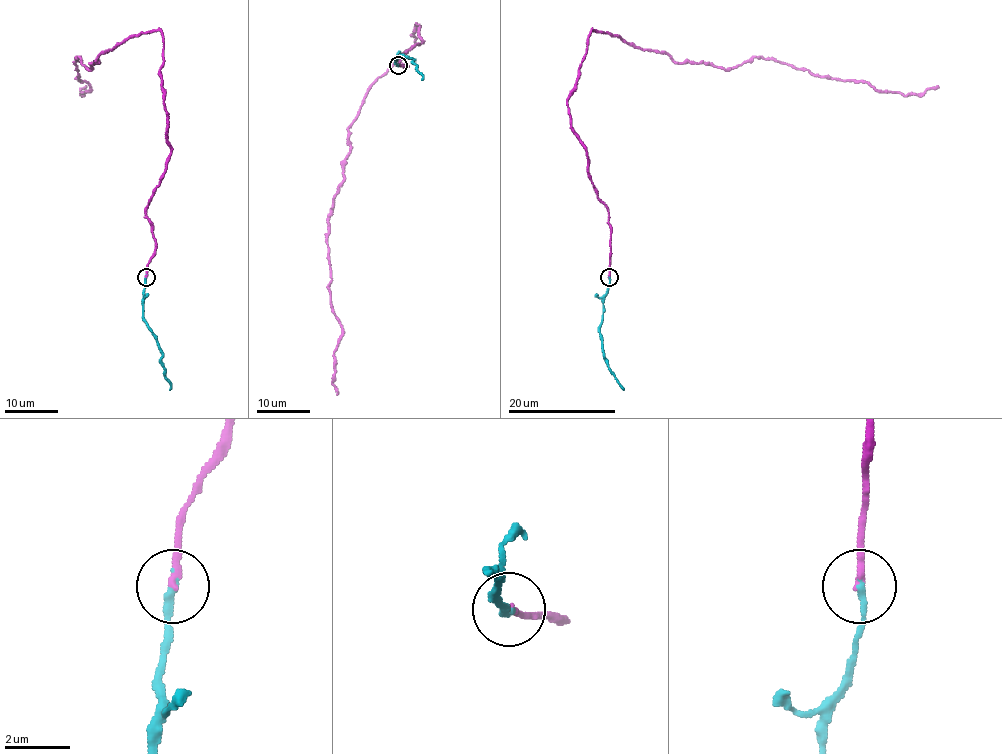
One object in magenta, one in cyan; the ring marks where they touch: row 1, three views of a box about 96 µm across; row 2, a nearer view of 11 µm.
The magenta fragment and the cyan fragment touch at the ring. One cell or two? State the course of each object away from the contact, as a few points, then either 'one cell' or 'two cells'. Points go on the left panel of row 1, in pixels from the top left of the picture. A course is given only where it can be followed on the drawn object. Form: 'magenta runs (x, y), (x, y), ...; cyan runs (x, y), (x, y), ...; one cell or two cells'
magenta runs (146, 276), (155, 248), (146, 209), (170, 153), (159, 31), (129, 36), (90, 70), (76, 59), (84, 87); cyan runs (146, 276), (143, 319), (155, 339), (163, 374), (170, 384), (169, 389); one cell

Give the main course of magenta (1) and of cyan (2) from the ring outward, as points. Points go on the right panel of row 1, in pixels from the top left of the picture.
1: (608, 276), (608, 209), (567, 103), (591, 31), (674, 61), (729, 70), (775, 59), (904, 95), (939, 87)
2: (608, 276), (599, 330), (606, 364), (623, 389)

